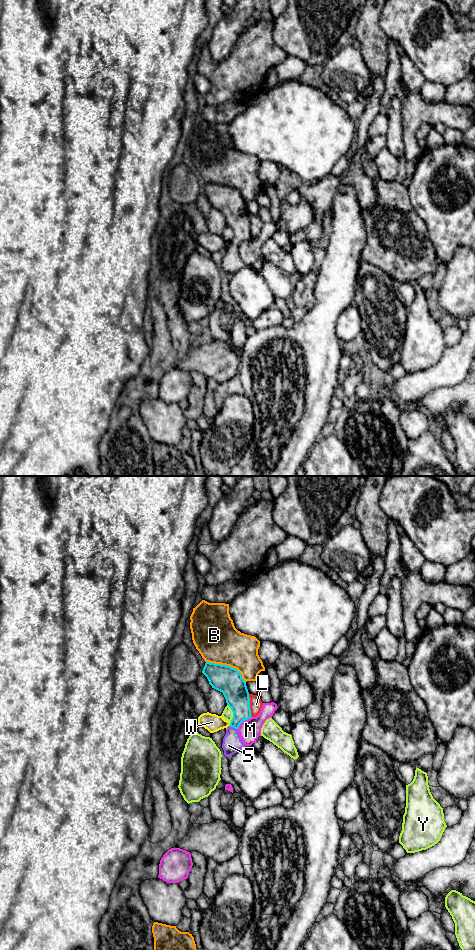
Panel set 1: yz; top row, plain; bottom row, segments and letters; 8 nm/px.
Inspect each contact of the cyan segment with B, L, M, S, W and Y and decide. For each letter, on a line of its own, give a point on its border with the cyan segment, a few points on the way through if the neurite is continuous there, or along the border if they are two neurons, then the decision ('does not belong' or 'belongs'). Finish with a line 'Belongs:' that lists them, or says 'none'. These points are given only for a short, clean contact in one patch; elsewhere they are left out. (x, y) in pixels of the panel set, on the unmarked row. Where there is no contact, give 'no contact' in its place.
B: contact yz (227, 186); does not belong
L: contact yz (249, 225); does not belong
M: contact yz (243, 240); does not belong
S: contact yz (233, 247); way yz (237, 218), (237, 240), (233, 247), (232, 263); belongs
W: contact yz (230, 244); does not belong
Y: contact yz (233, 233); does not belong
Belongs: S

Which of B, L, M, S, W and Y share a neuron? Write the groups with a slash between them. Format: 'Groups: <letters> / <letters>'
Groups: B / L / M / S / W / Y

